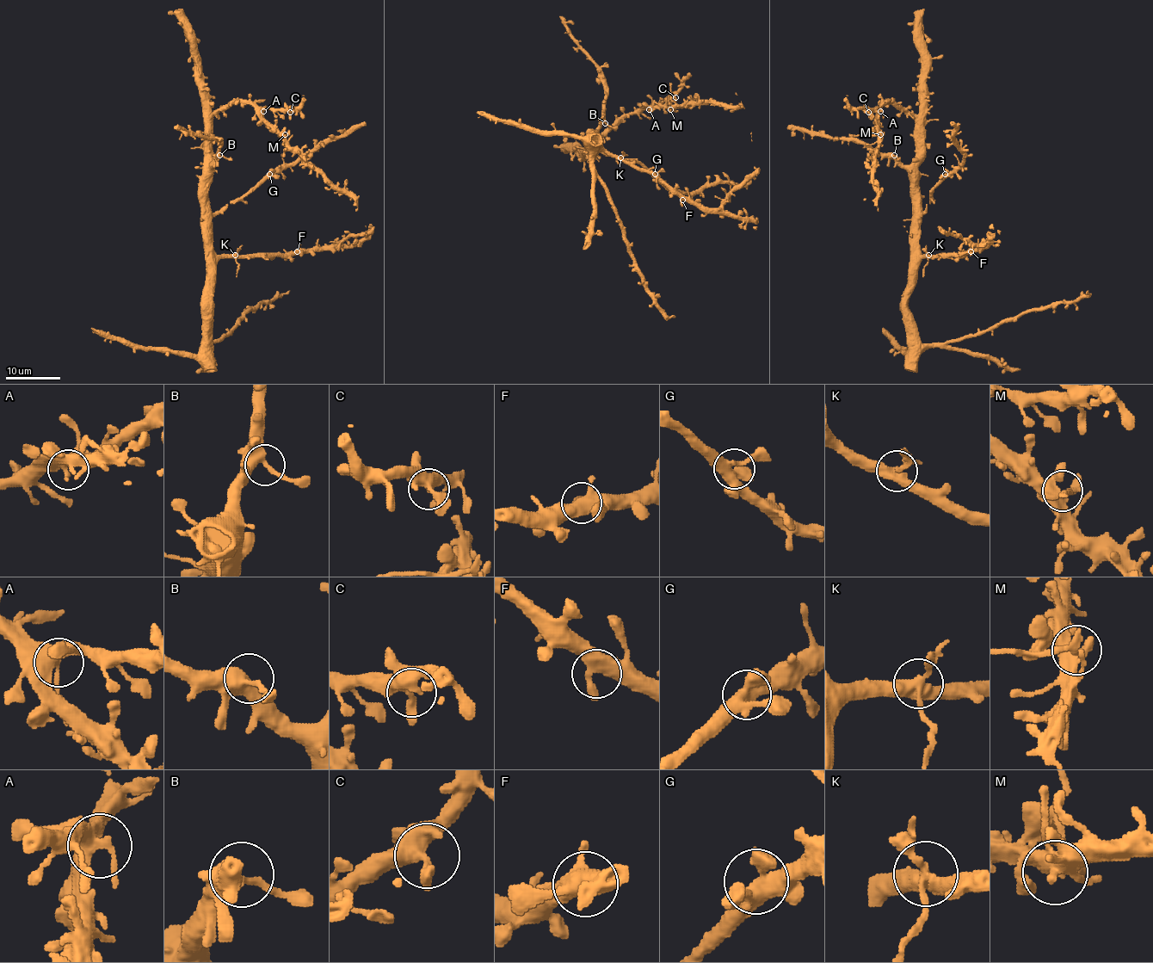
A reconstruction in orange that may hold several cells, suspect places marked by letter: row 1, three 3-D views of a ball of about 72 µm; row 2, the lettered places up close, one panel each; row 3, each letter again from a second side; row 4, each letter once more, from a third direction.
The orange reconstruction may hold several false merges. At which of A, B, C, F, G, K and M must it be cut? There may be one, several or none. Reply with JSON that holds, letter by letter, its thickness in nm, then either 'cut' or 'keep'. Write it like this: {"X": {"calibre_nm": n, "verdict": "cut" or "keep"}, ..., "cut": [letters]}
{"A": {"calibre_nm": 400, "verdict": "keep"}, "B": {"calibre_nm": 360, "verdict": "keep"}, "C": {"calibre_nm": 400, "verdict": "keep"}, "F": {"calibre_nm": 440, "verdict": "keep"}, "G": {"calibre_nm": 460, "verdict": "keep"}, "K": {"calibre_nm": 420, "verdict": "cut"}, "M": {"calibre_nm": 360, "verdict": "cut"}, "cut": ["K", "M"]}

